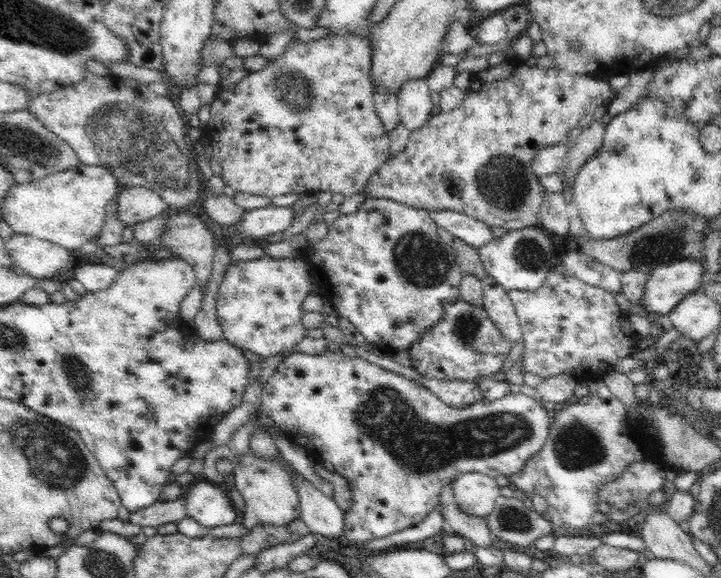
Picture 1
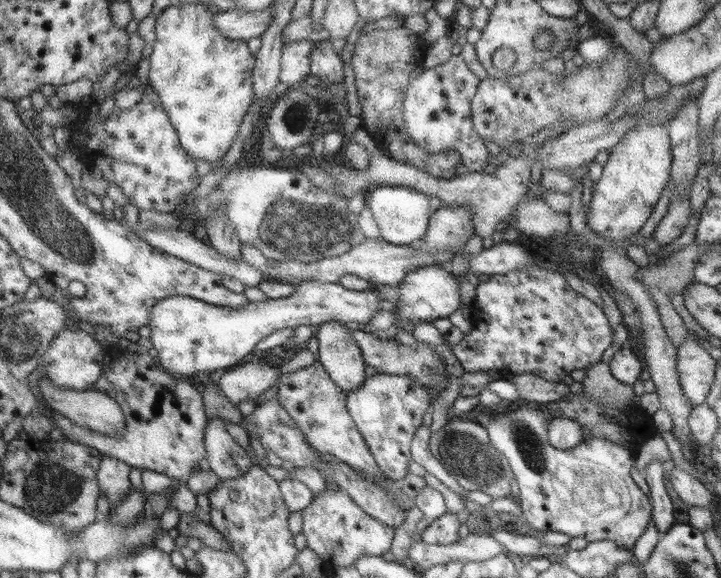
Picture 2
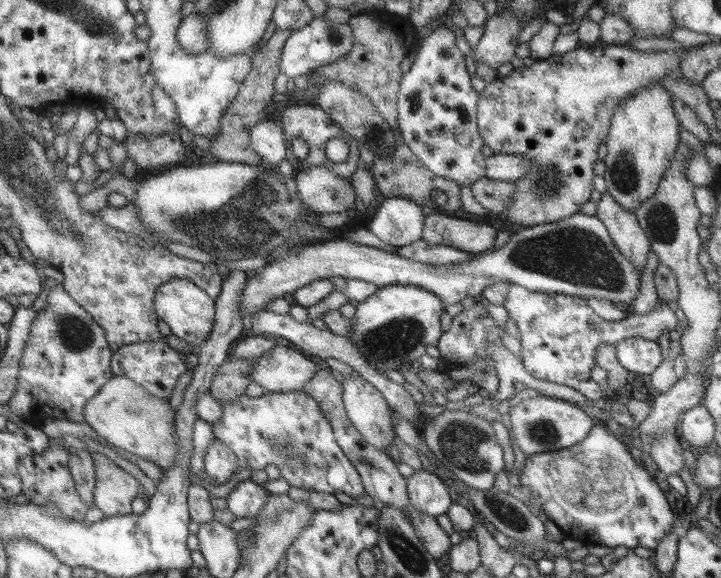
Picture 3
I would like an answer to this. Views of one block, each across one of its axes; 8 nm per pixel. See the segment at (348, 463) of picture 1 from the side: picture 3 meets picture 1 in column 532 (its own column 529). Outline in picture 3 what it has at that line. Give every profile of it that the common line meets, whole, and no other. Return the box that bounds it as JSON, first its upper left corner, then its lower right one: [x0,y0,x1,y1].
[504,394,595,457]

